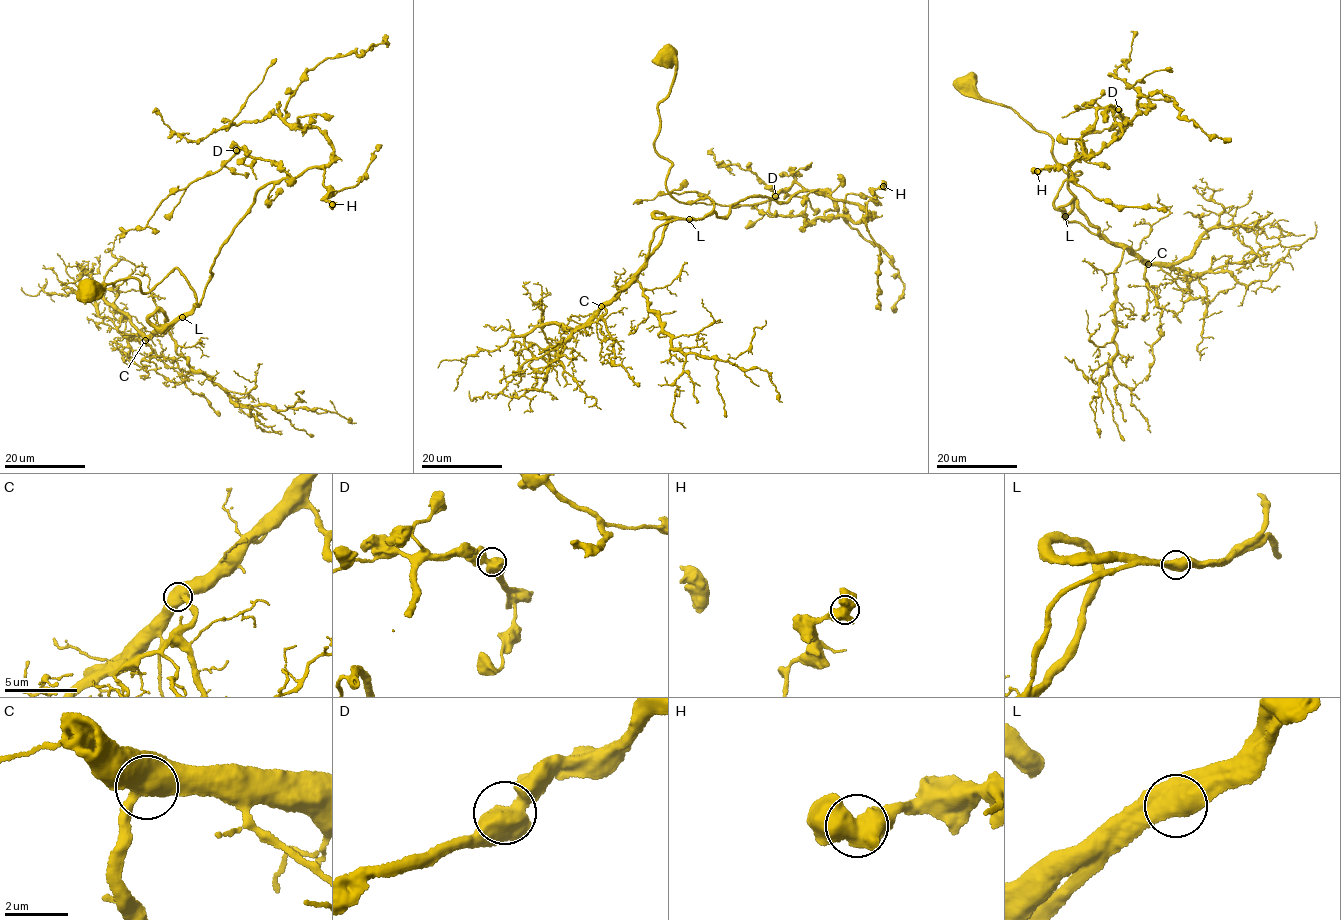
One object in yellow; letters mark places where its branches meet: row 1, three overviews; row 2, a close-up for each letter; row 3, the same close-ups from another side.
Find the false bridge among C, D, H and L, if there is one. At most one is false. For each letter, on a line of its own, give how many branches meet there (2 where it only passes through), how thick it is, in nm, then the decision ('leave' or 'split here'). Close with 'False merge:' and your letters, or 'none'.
C: branches 2; calibre 550 nm; leave
D: branches 2; calibre 650 nm; leave
H: branches 2; calibre 700 nm; leave
L: branches 2; calibre 700 nm; leave
False merge: none

